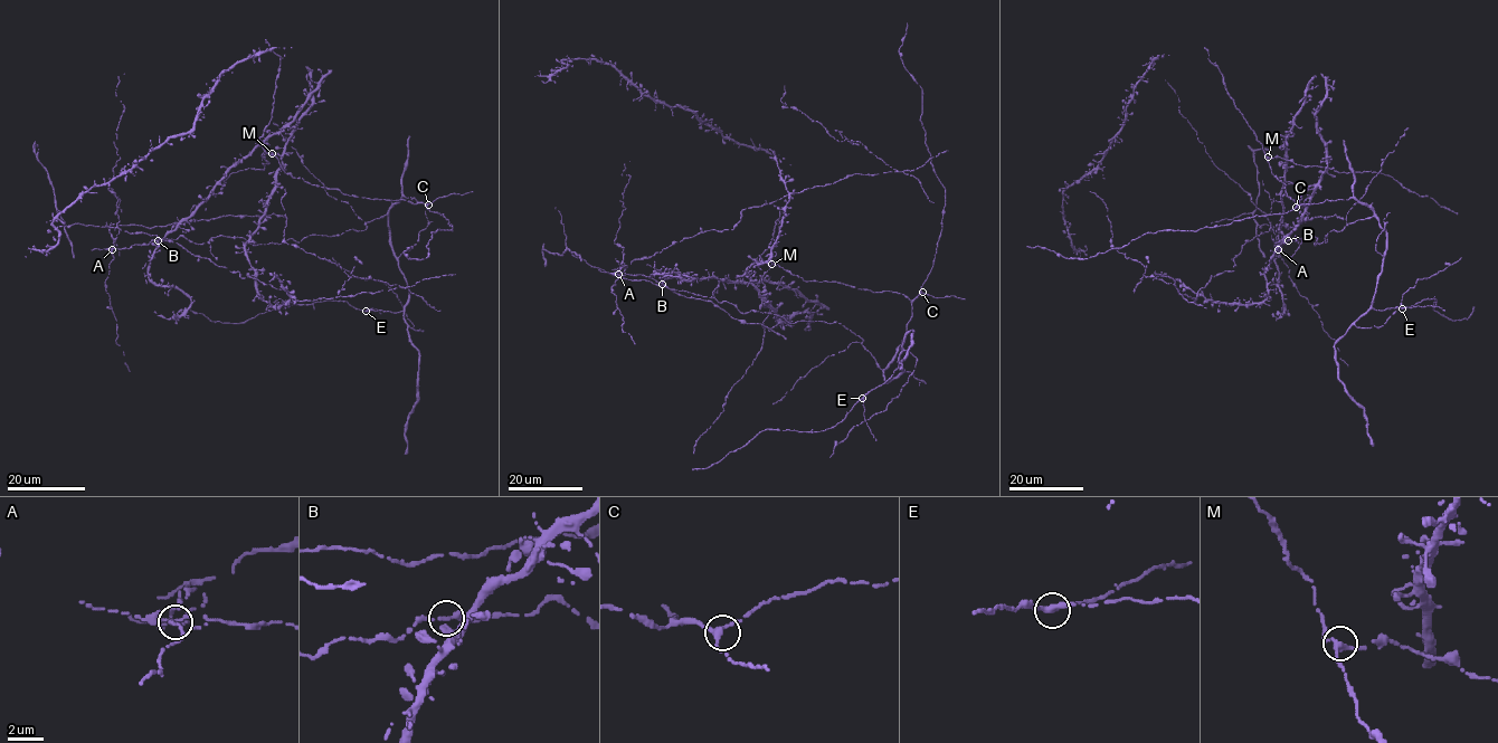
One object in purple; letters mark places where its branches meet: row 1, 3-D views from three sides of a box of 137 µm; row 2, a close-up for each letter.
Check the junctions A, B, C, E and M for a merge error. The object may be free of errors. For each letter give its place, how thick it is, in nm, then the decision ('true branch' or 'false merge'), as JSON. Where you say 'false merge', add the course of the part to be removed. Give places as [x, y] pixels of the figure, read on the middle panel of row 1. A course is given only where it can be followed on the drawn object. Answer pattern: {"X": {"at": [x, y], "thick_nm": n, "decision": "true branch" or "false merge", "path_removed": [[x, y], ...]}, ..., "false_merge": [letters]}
{"A": {"at": [618, 274], "thick_nm": 240, "decision": "false merge", "path_removed": [[618, 274], [685, 238], [732, 229], [746, 209], [894, 171], [860, 141], [838, 141], [783, 108], [785, 85]]}, "B": {"at": [662, 284], "thick_nm": 240, "decision": "true branch"}, "C": {"at": [922, 292], "thick_nm": 280, "decision": "true branch"}, "E": {"at": [862, 398], "thick_nm": 280, "decision": "true branch"}, "M": {"at": [771, 264], "thick_nm": 240, "decision": "true branch"}, "false_merge": ["A"]}

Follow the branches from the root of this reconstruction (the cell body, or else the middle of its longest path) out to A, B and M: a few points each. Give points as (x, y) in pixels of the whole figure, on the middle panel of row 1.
A: (854, 334), (836, 322), (790, 323), (768, 312), (741, 313), (727, 301), (671, 289), (648, 276), (618, 274)
B: (854, 334), (836, 322), (790, 323), (768, 312), (751, 310), (741, 313), (727, 301), (671, 289), (662, 284)
M: (854, 334), (883, 369), (906, 339), (911, 302), (891, 291), (874, 293), (836, 282), (805, 282), (771, 264)

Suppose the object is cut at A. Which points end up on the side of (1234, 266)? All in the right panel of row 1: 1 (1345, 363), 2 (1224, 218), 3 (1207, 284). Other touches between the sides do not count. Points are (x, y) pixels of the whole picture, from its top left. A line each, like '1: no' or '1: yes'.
1: yes
2: yes
3: yes

